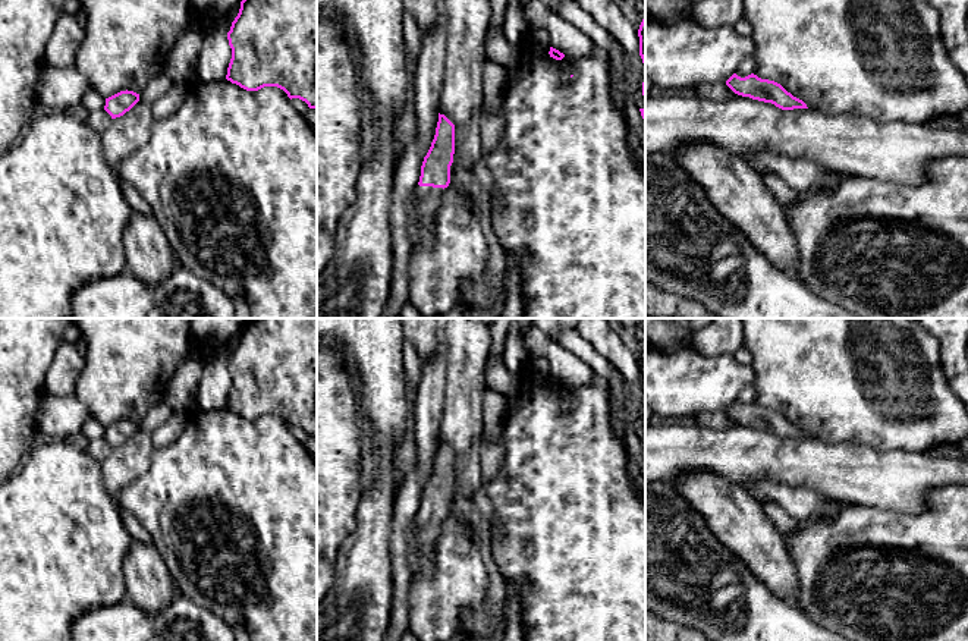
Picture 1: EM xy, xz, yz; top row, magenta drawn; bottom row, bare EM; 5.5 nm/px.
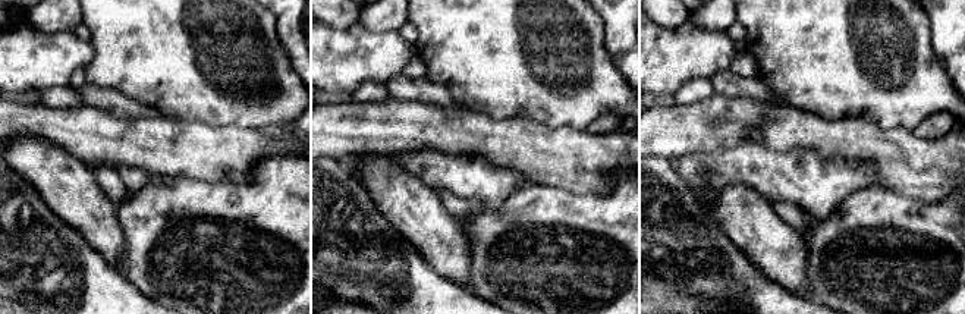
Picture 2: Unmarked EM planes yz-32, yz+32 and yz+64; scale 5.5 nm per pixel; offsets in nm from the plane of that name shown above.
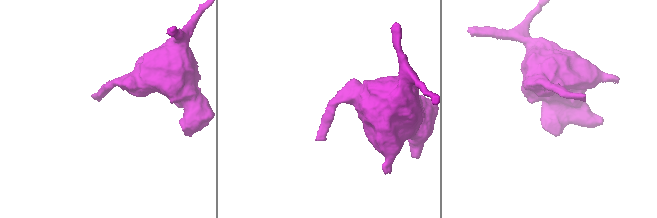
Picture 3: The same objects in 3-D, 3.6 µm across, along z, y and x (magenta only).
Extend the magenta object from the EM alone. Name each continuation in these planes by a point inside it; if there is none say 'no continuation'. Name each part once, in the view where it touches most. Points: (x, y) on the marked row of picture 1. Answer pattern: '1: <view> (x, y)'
1: xz (426, 198)

